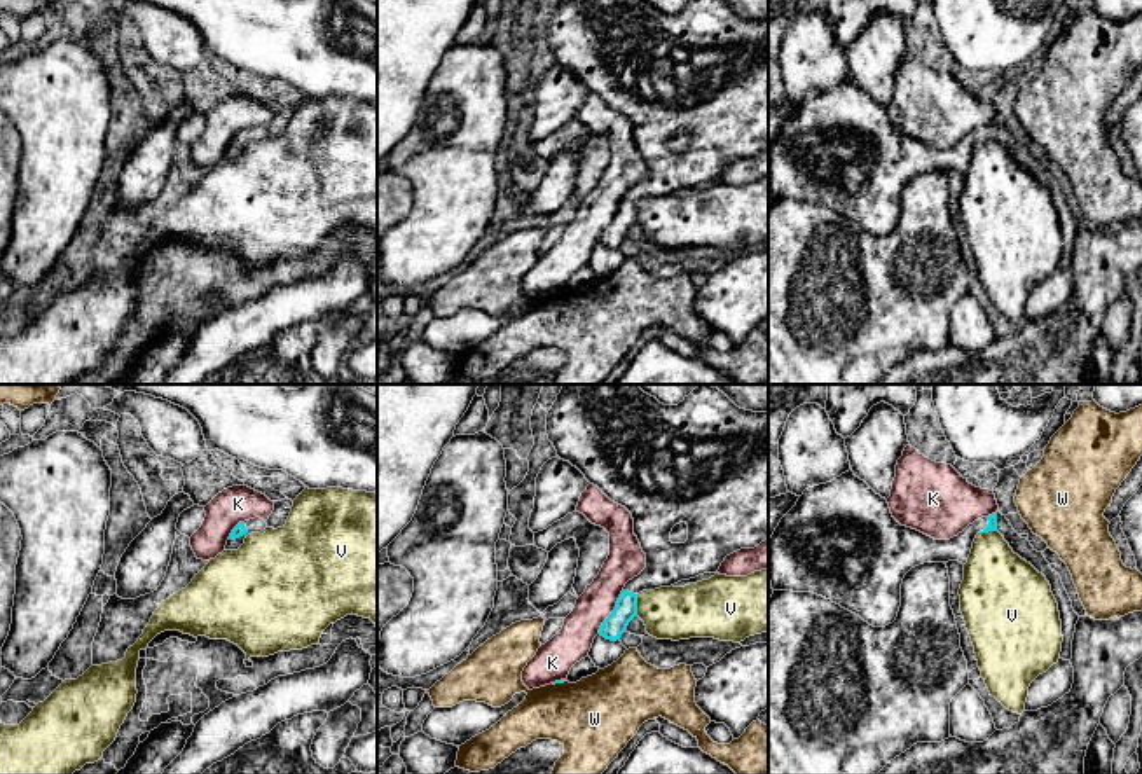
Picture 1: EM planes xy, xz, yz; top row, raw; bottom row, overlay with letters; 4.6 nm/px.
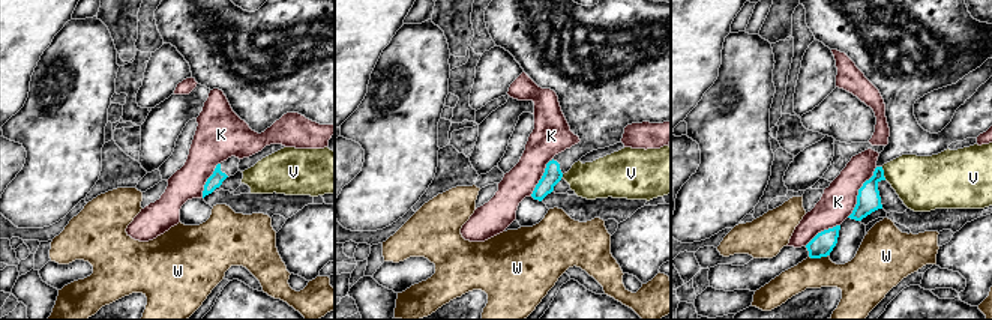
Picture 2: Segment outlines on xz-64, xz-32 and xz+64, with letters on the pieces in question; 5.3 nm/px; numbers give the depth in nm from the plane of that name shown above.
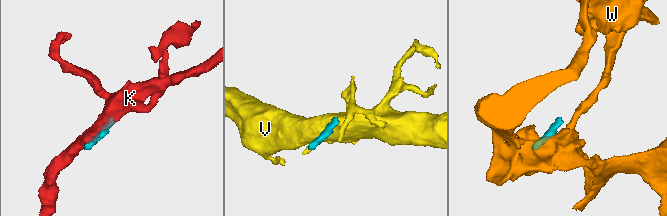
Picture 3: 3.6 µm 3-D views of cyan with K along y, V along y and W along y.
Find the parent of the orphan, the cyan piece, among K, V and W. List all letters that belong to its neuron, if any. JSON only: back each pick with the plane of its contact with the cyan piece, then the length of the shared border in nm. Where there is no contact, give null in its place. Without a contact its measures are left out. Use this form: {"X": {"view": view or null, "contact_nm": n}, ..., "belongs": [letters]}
{"belongs": []}

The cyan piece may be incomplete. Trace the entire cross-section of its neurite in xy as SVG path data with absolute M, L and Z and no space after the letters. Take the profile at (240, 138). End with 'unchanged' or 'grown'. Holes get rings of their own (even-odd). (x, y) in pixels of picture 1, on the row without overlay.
M255 126L255 128L250 128L250 129L244 129L244 131L239 131L229 149L227 149L227 154L225 154L225 159L237 159L243 152L244 152L244 147L251 142L260 142L267 136L267 131L260 126Z; grown

